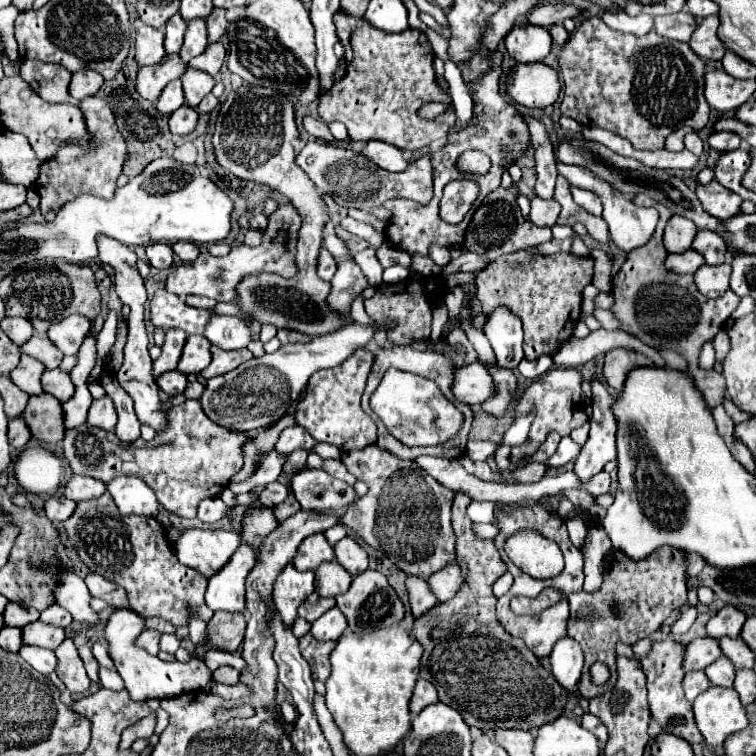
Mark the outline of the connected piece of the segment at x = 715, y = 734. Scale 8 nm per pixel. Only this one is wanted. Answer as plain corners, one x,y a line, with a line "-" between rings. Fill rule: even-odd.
710,687
692,703
694,719
708,745
716,747
734,731
746,729
748,717
734,689

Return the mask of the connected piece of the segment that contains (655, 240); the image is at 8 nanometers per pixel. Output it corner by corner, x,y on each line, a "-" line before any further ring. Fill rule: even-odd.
644,193
634,197
636,205
642,207
654,207
660,213
654,237
650,241
634,251
628,253
624,265
612,279
612,295
614,295
614,307
612,313
622,321
622,329
634,337
638,337
642,343
650,347
670,347
678,355
682,355
688,361
688,371
696,377
696,383
700,391
706,397
706,403
714,409
722,403
726,393
726,379
722,373
710,369
702,369
698,365
700,349
704,341
714,339
714,335
722,329
722,325
728,321
730,313
738,307
740,297
732,291
726,291
726,295
718,299
708,299
698,293
698,287
694,285
692,275
678,275
664,267
664,255
662,255
662,231
666,221
672,217
670,209
666,209
662,203
654,201
652,197
646,197

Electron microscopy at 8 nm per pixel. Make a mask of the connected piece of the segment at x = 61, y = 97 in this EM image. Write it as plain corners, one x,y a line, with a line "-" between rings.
22,61
20,77
48,103
68,103
70,77
62,65
50,65
44,61

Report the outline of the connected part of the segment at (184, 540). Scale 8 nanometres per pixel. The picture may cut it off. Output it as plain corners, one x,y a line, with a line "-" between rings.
186,529
176,543
176,557
182,565
196,569
210,579
240,545
236,531
212,531
212,529

